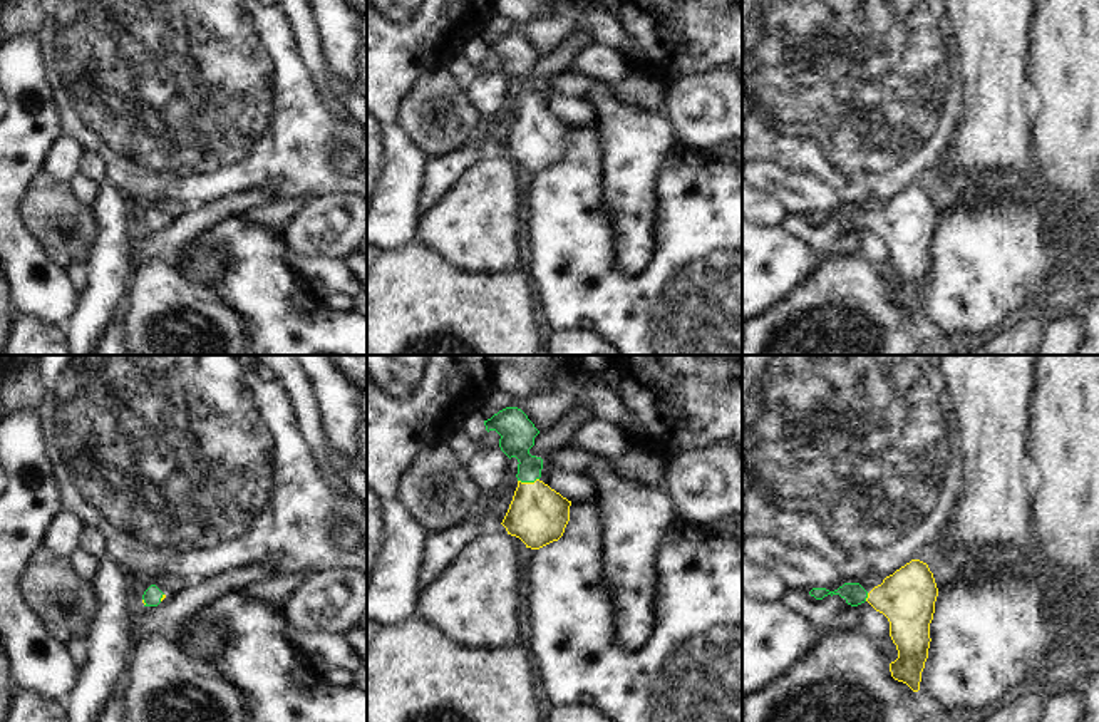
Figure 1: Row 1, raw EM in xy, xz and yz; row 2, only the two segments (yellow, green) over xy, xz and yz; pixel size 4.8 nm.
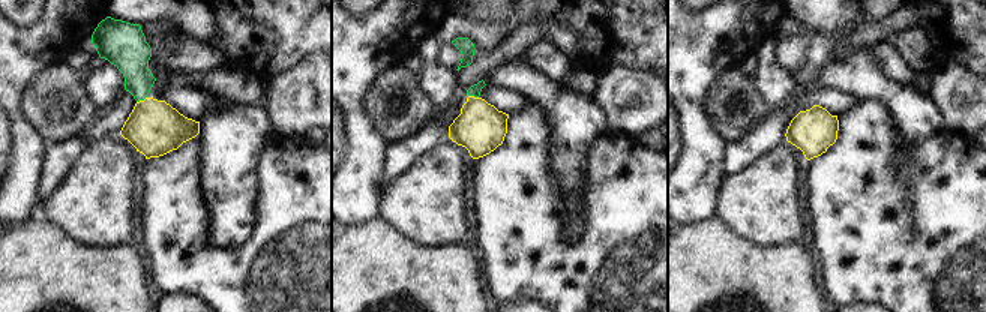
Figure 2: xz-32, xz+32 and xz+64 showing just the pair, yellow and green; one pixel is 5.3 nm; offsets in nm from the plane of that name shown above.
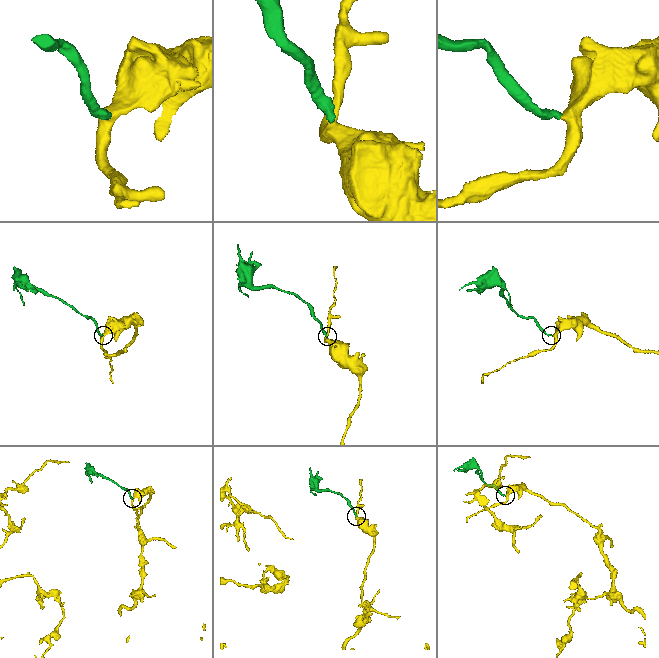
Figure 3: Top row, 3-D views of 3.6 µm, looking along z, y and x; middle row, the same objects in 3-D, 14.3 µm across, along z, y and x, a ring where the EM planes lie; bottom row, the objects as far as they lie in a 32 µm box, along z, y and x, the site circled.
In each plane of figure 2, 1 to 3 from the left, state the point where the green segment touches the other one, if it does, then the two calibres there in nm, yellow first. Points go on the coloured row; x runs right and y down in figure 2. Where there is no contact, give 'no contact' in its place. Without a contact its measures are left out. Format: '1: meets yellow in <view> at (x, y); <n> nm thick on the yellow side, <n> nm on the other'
1: meets yellow in xz-32 at (141, 101); 300 nm thick on the yellow side, 200 nm on the other
2: meets yellow in xz+32 at (473, 96); 280 nm thick on the yellow side, 70 nm on the other
3: no contact

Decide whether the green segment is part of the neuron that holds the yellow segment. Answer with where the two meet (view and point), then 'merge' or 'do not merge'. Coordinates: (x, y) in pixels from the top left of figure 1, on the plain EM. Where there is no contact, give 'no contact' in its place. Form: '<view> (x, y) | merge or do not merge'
xz (528, 108) | merge

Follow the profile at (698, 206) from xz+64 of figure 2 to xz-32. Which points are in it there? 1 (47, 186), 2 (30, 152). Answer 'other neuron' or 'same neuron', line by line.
1: other neuron
2: same neuron

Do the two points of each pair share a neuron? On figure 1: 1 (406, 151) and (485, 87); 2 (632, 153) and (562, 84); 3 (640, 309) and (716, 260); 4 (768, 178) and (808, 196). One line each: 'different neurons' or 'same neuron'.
1: different neurons
2: same neuron
3: same neuron
4: same neuron

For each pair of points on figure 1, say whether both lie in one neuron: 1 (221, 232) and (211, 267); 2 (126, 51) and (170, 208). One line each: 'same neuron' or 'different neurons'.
1: different neurons
2: different neurons

